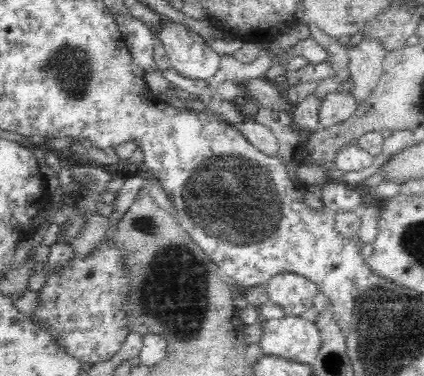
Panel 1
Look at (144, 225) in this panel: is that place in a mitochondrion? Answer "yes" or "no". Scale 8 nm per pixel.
yes

